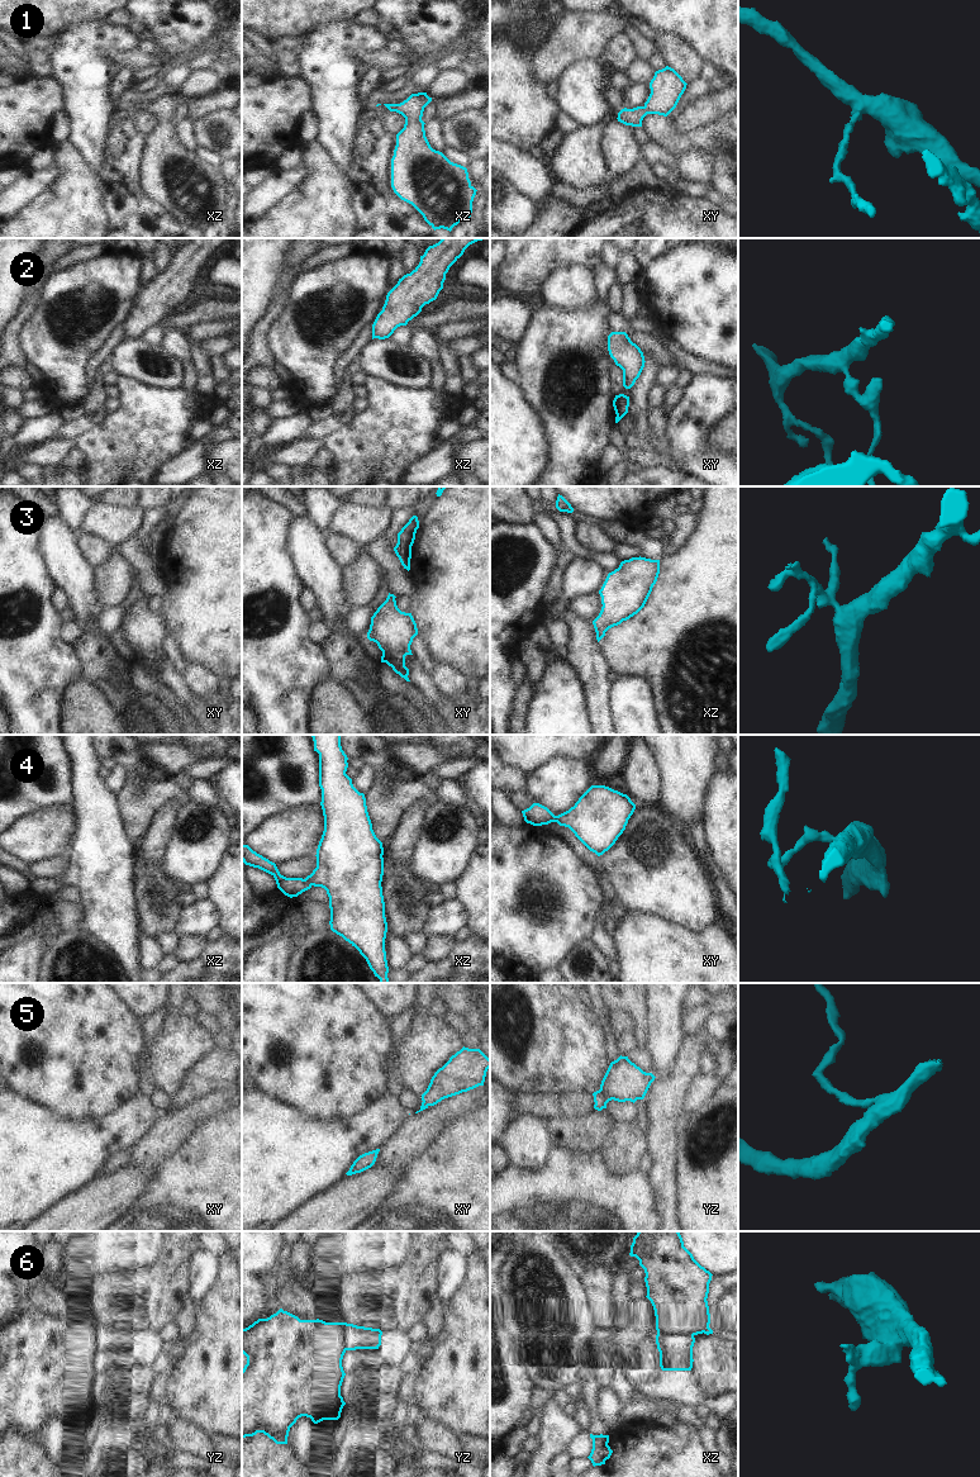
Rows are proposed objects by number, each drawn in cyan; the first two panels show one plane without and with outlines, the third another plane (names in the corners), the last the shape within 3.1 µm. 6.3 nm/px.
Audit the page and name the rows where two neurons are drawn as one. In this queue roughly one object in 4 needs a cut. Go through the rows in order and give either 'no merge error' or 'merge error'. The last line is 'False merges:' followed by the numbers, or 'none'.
1: no merge error
2: no merge error
3: no merge error
4: no merge error
5: no merge error
6: merge error
False merges: 6

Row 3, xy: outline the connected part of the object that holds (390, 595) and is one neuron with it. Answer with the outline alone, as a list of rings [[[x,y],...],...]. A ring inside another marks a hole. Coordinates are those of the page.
[[[389,593],[386,600],[374,613],[367,638],[376,642],[382,651],[381,662],[386,662],[396,674],[410,681],[405,656],[413,655],[410,645],[418,635],[418,628],[411,613],[401,612],[395,598]]]

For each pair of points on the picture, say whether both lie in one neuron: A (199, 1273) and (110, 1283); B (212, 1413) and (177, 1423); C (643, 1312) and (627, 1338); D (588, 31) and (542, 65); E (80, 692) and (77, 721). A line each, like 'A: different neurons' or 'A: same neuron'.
A: different neurons
B: different neurons
C: same neuron
D: same neuron
E: same neuron

